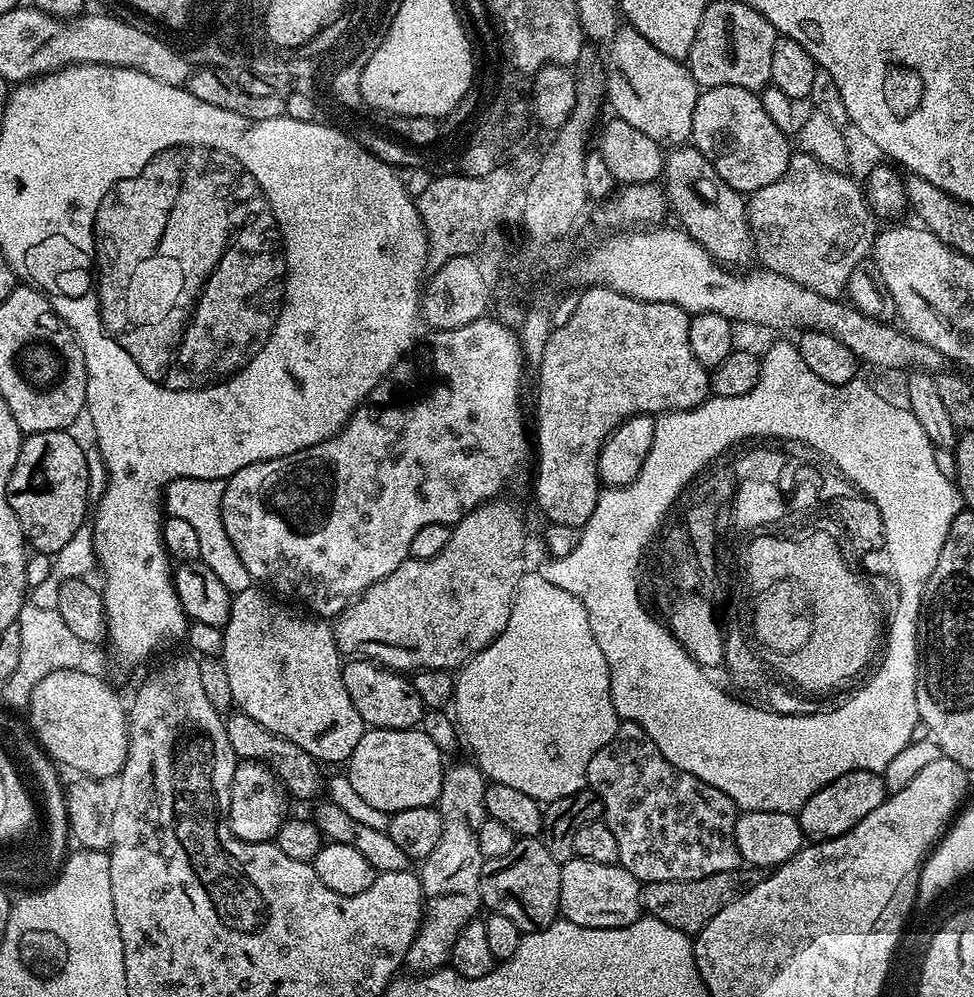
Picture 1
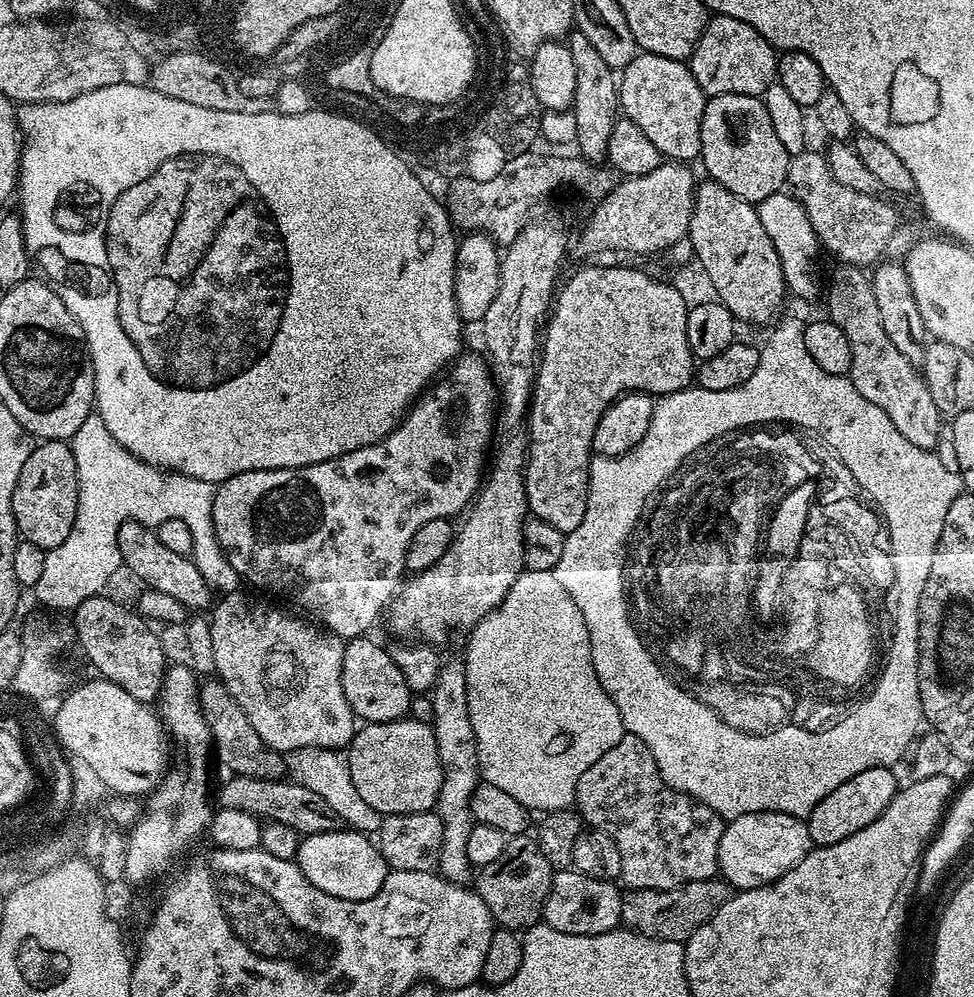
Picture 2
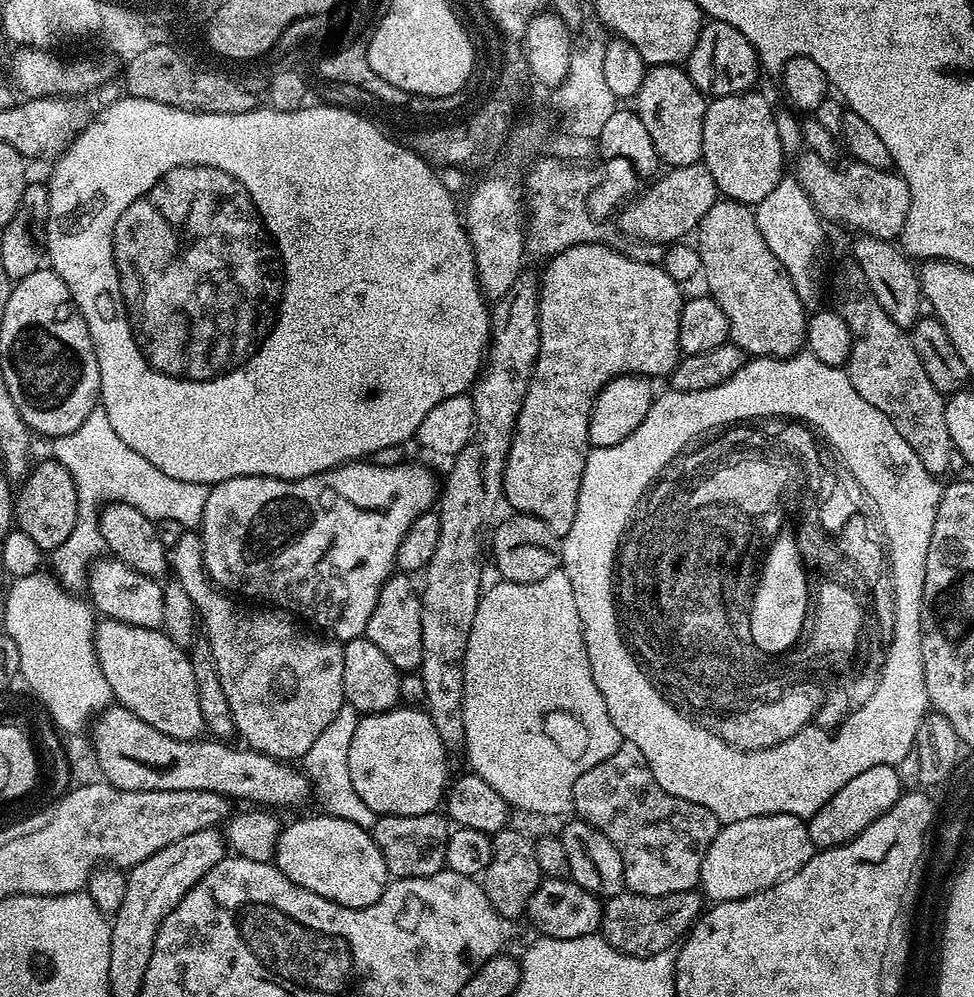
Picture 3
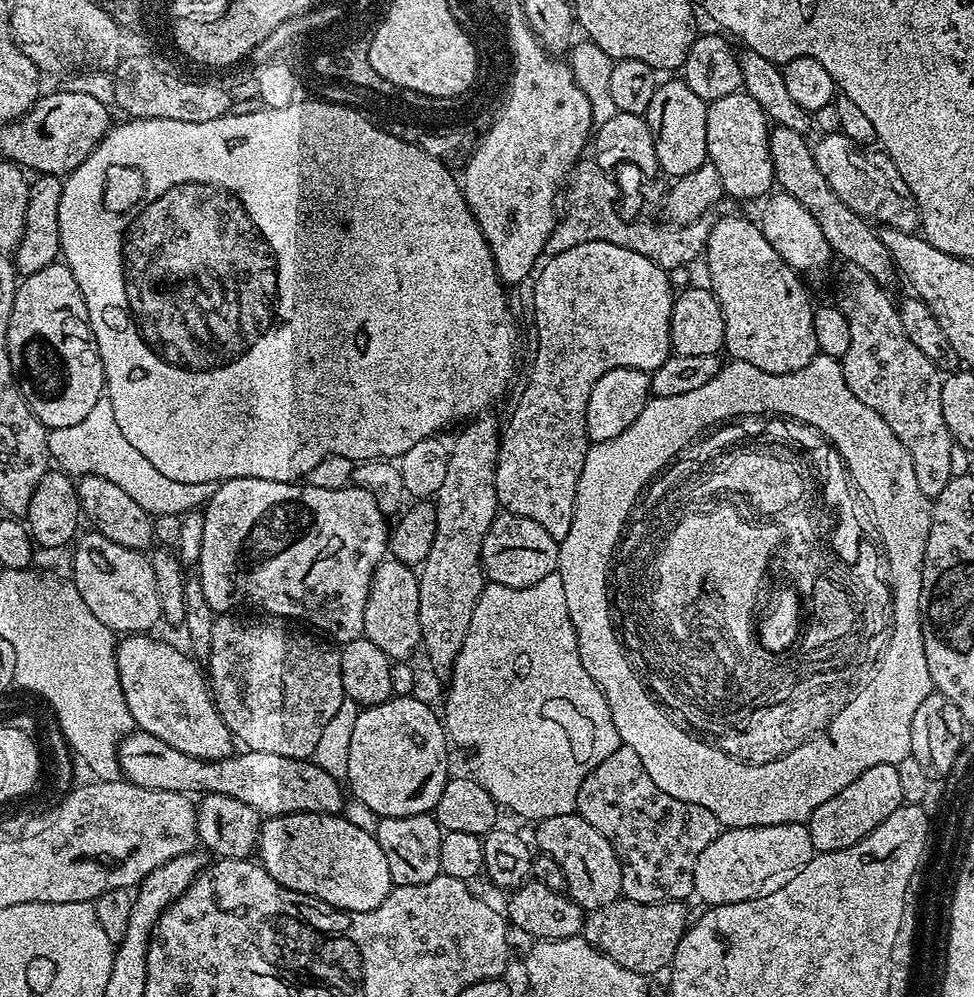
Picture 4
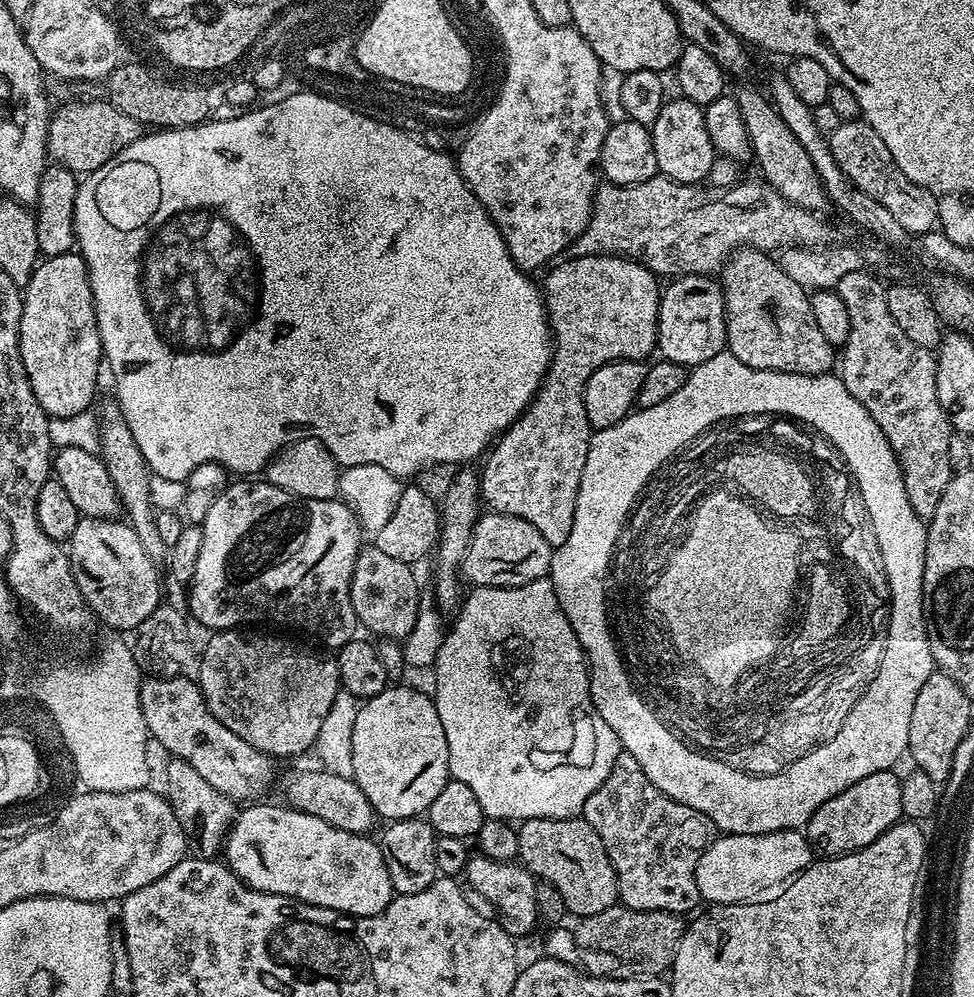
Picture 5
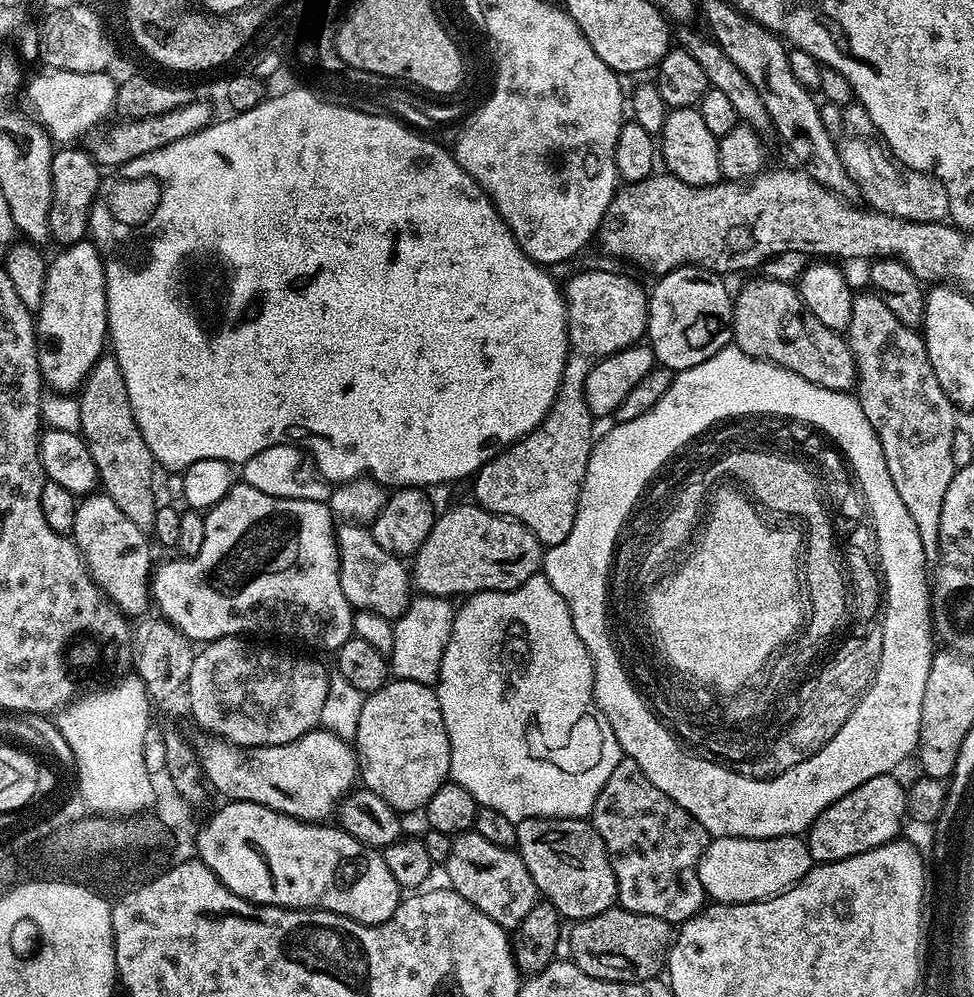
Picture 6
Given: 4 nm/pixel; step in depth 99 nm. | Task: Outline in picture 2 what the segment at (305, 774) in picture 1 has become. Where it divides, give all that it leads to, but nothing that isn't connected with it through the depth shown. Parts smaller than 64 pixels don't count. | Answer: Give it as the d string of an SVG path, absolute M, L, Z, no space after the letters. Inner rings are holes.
M208 678L200 684L200 713L202 718L206 718L206 726L212 735L215 759L220 759L229 768L227 771L231 775L263 780L279 780L285 775L285 757L266 746L262 738L258 738L258 730L250 726L242 706L234 702L234 694L226 690L226 686L219 678Z

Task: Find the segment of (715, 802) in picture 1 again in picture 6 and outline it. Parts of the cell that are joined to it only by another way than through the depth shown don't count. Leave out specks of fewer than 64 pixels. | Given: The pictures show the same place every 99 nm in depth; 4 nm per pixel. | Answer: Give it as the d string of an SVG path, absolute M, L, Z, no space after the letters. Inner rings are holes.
M621 758L614 766L614 774L606 778L606 786L598 794L590 813L590 822L608 851L610 866L616 875L616 895L619 907L662 918L667 924L679 926L685 920L695 916L706 904L706 893L702 882L695 872L697 862L702 858L710 839L704 827L692 817L678 802L674 802L646 774L638 762Z

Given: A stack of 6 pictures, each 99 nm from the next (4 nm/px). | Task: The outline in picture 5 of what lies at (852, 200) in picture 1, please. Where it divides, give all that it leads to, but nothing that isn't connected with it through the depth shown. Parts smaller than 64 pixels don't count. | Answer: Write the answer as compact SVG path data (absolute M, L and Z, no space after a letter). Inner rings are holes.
M863 119L845 120L840 123L838 130L828 137L828 145L834 154L834 162L842 166L842 174L858 186L858 190L866 190L870 198L882 202L894 218L904 228L905 233L923 234L931 232L938 224L938 202L930 190L910 182L902 170L898 170L898 162L890 158L890 150L886 150L886 142L878 138L878 134Z

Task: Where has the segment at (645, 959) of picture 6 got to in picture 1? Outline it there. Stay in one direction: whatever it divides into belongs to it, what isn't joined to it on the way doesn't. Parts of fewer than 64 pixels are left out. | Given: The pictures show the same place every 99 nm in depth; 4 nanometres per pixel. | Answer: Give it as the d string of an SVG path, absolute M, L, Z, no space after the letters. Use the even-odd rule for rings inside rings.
M749 867L744 871L710 874L706 878L697 880L675 880L643 885L643 911L647 915L666 922L666 926L674 930L682 930L689 934L698 933L706 927L710 918L714 918L714 914L718 914L718 910L722 910L730 902L737 900L743 892L748 892L754 886L758 886L762 878L761 869Z

